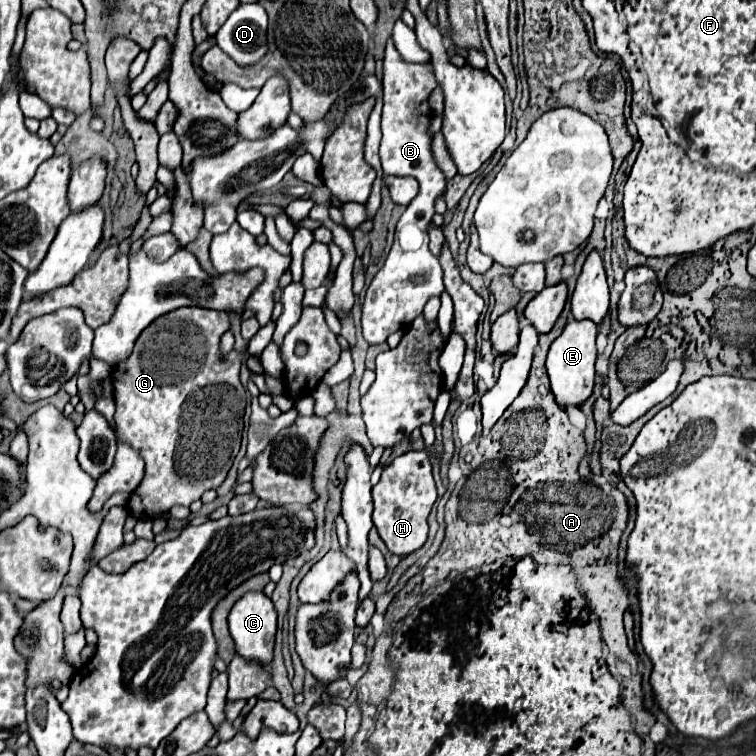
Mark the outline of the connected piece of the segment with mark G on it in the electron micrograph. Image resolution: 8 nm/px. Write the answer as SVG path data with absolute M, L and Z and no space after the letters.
M202 307L176 309L152 321L136 339L130 357L110 369L118 439L132 445L146 461L146 475L128 503L128 511L136 519L156 519L174 505L188 507L192 501L200 499L204 491L218 489L218 485L226 479L228 469L232 467L244 429L242 417L246 407L246 389L238 379L238 355L234 355L234 359L222 359L220 337L226 331L226 313Z

